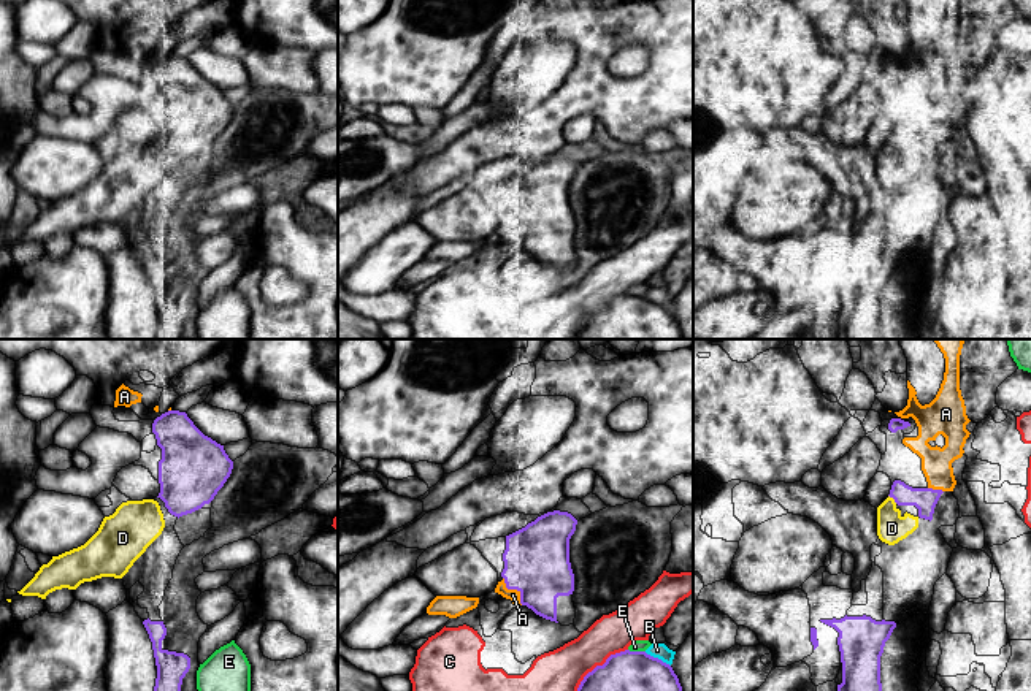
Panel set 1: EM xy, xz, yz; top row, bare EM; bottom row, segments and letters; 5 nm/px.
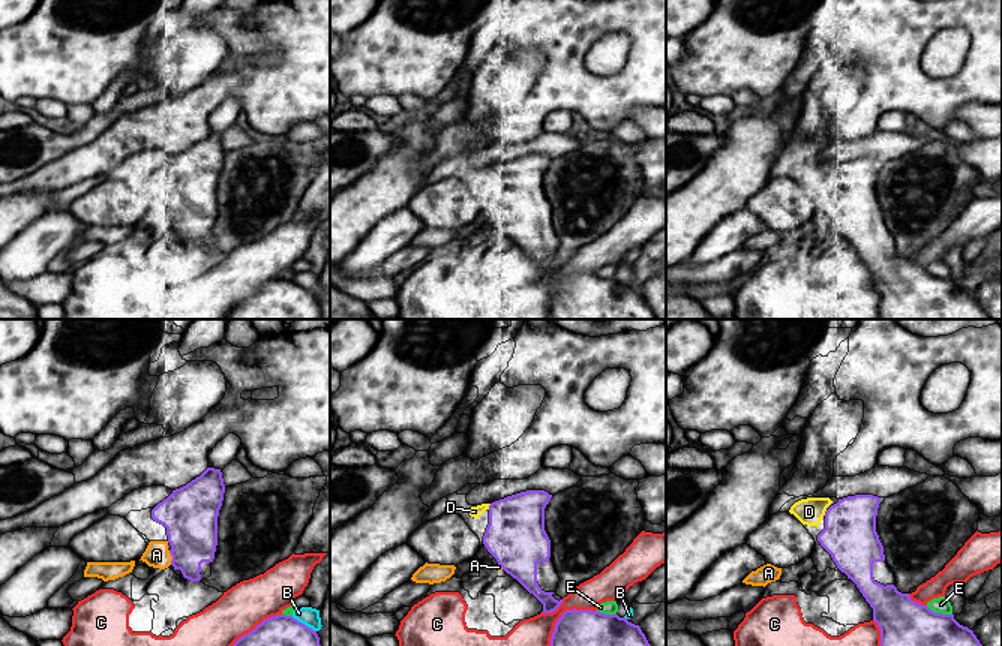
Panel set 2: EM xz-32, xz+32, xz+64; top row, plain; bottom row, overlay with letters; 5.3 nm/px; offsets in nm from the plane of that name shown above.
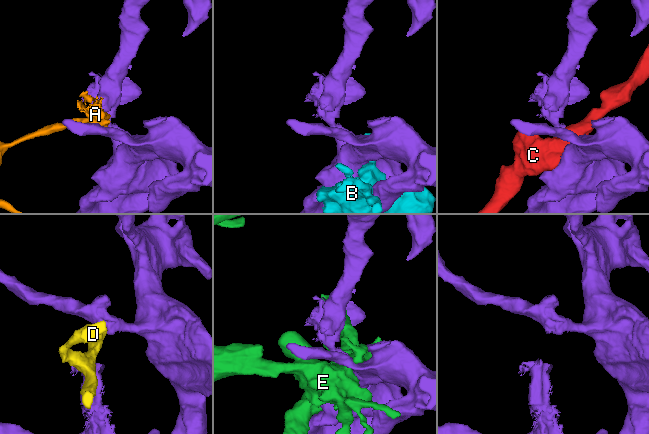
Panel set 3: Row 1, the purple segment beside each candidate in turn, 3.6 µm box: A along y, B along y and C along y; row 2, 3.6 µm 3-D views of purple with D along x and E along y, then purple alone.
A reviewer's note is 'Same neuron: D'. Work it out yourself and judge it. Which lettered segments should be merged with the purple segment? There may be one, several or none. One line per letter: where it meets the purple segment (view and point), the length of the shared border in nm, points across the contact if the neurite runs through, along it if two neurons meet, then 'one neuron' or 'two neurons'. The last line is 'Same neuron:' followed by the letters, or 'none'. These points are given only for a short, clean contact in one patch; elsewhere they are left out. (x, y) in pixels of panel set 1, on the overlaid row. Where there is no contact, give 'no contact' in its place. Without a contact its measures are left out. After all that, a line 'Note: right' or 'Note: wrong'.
A: xz (514, 588) | 170 nm | two neurons
B: xz (657, 658) | 150 nm | two neurons
C: xz (598, 666) | 340 nm | two neurons
D: yz (893, 498) | 60 nm | one neuron
E: xz (636, 652) | 90 nm | two neurons
Same neuron: D
Note: right

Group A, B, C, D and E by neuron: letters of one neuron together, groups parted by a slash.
A / B / C / D / E

